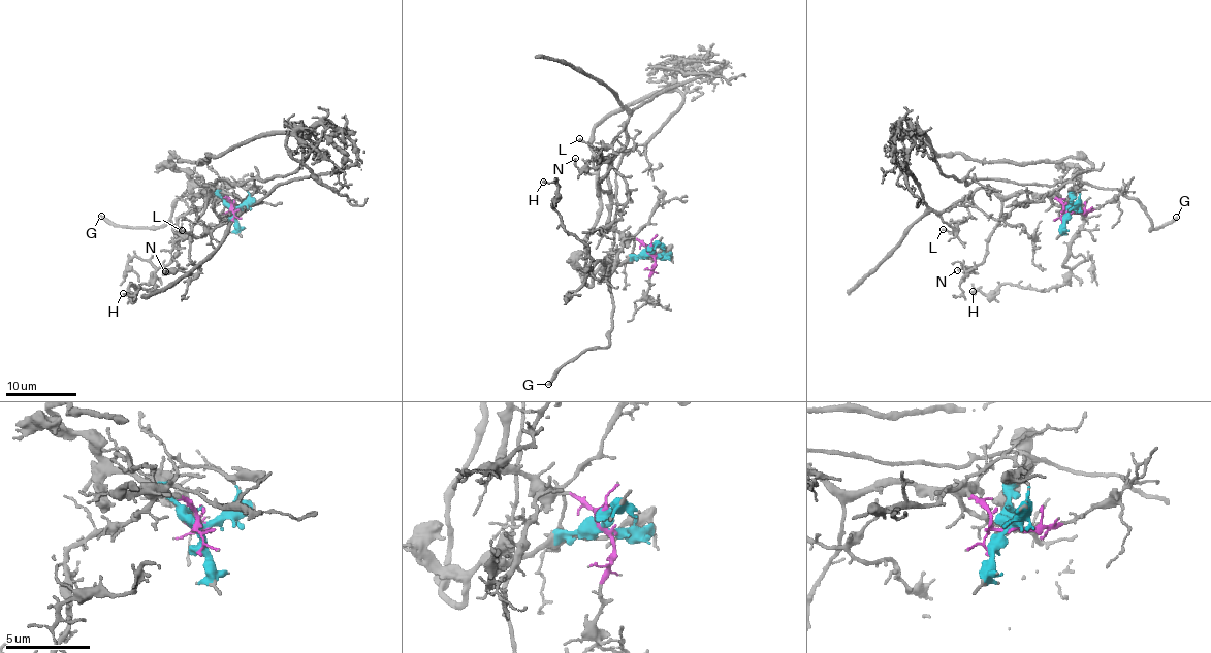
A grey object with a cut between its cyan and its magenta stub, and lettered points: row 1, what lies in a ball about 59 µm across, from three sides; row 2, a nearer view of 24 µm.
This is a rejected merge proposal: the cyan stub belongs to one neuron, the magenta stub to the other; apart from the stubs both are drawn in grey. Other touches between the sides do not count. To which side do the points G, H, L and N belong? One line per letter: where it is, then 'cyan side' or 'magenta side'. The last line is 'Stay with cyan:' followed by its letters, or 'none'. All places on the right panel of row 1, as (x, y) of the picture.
G: (1176, 217) | cyan side
H: (973, 291) | magenta side
L: (943, 229) | magenta side
N: (957, 270) | magenta side
Stay with cyan: G

